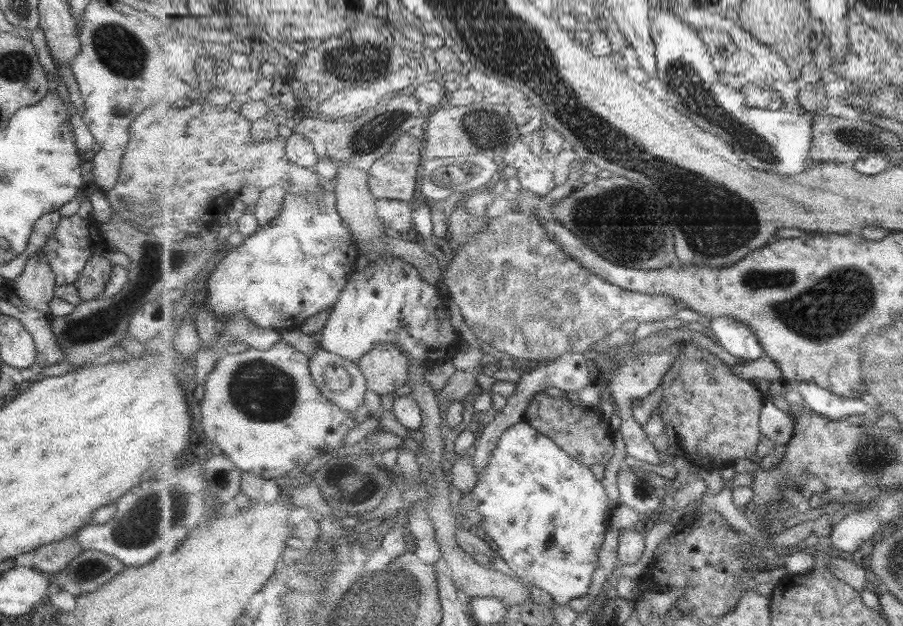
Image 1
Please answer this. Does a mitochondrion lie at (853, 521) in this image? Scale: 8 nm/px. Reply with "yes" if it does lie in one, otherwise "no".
no

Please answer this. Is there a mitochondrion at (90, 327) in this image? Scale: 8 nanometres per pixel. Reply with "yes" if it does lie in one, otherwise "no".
yes

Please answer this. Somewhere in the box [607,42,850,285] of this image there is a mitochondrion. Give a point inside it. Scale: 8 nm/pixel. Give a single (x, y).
(690, 91)

